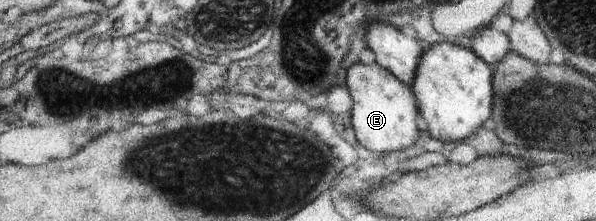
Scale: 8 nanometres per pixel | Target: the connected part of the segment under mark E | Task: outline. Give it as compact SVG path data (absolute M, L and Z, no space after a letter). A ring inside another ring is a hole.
M353 63L348 70L346 82L354 100L352 125L359 144L367 150L379 153L399 153L415 146L422 133L417 121L421 111L411 86L407 86L390 70L377 63Z

